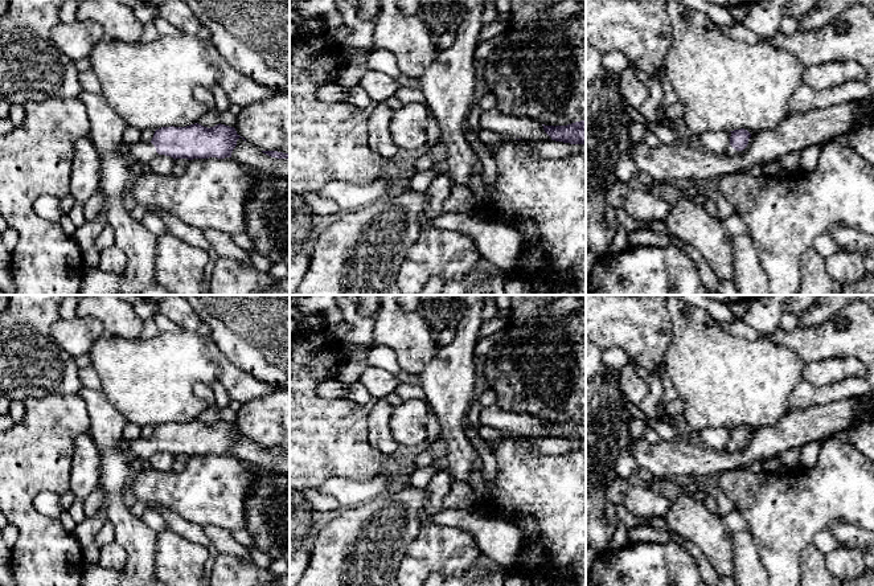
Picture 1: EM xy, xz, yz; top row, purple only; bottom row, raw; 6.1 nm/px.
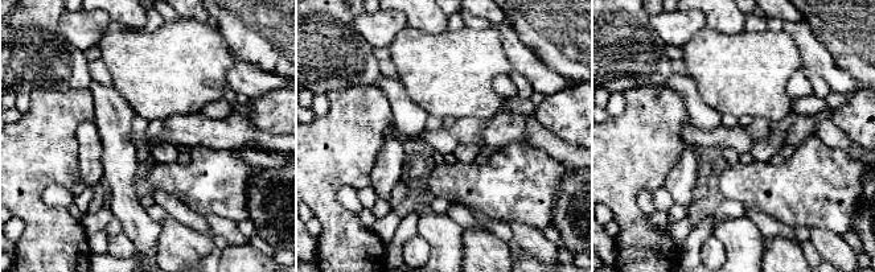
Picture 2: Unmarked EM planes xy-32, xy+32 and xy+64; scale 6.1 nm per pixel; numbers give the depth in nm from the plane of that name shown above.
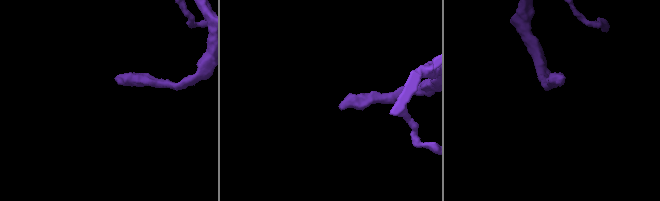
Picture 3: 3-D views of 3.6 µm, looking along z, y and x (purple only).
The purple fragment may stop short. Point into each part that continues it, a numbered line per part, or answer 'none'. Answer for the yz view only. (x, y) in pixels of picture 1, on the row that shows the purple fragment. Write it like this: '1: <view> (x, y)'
1: yz (730, 150)

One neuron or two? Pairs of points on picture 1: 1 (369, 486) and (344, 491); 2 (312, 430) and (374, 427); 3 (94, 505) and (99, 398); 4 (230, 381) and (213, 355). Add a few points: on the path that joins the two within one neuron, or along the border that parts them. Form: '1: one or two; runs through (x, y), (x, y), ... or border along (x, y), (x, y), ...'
1: one; runs through (362, 491), (351, 491)
2: two; border along (365, 408), (366, 439), (382, 455)
3: two; border along (98, 490), (103, 499)
4: one; runs through (229, 375), (220, 361)

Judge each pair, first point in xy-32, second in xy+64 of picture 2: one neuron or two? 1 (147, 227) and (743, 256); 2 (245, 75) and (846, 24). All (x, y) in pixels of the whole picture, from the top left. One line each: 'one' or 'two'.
1: one
2: two

